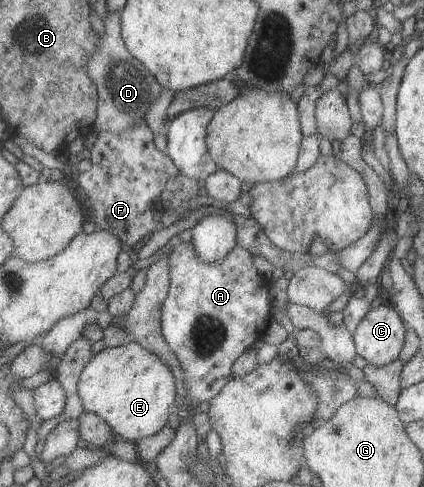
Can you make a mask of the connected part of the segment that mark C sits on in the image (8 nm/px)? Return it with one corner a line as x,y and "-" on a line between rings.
390,302
370,309
352,333
357,354
380,367
393,362
402,352
406,329
399,312

